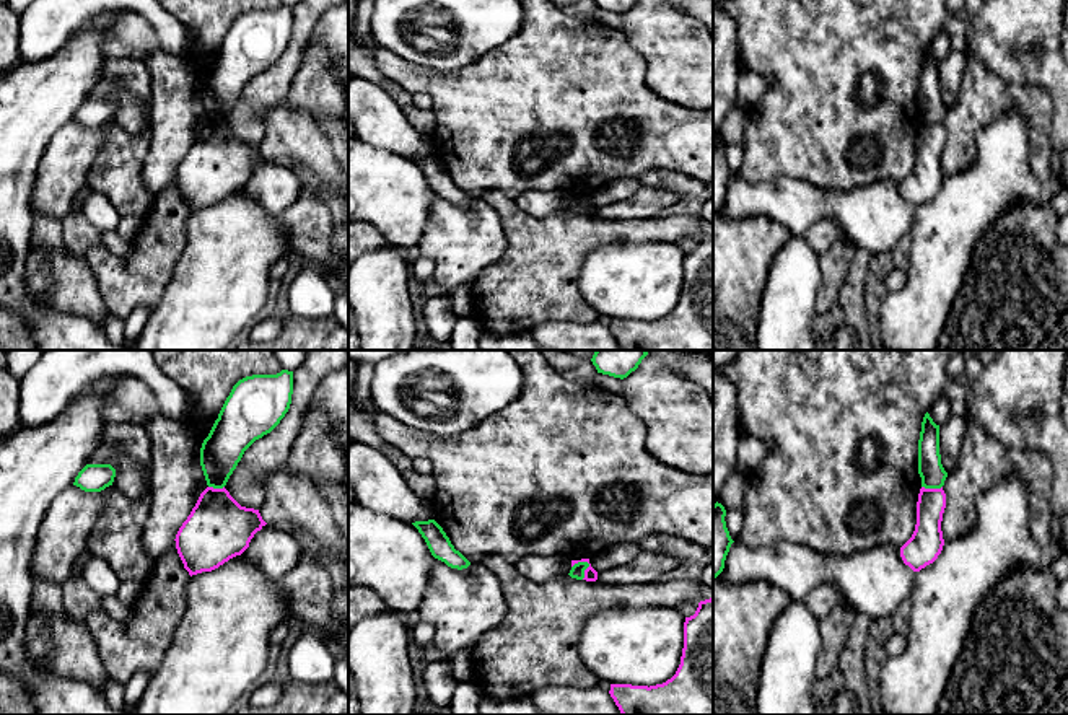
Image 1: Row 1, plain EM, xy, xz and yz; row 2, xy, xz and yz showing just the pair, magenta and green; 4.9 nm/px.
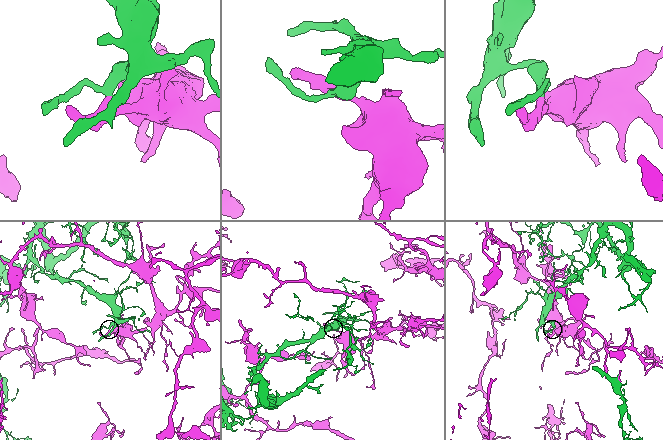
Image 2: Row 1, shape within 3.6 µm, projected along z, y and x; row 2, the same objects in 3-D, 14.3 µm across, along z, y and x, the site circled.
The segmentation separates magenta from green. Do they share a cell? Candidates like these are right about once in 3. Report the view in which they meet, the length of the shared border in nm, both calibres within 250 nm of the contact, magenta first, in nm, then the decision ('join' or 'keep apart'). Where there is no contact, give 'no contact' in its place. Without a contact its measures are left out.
meets magenta in xz; contact 100 nm long; 60 nm thick on the magenta side, 70 nm on the other; keep apart

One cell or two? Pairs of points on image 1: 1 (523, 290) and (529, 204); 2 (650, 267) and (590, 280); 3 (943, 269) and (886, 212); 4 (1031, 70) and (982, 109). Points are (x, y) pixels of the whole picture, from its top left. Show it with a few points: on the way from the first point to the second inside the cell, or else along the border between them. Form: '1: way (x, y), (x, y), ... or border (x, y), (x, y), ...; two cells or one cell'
1: border (513, 199), (523, 210), (533, 215), (567, 210); two cells
2: way (635, 279), (604, 280); one cell
3: border (915, 207), (909, 233); two cells
4: border (982, 62), (1018, 88), (1041, 87), (1049, 100); two cells

